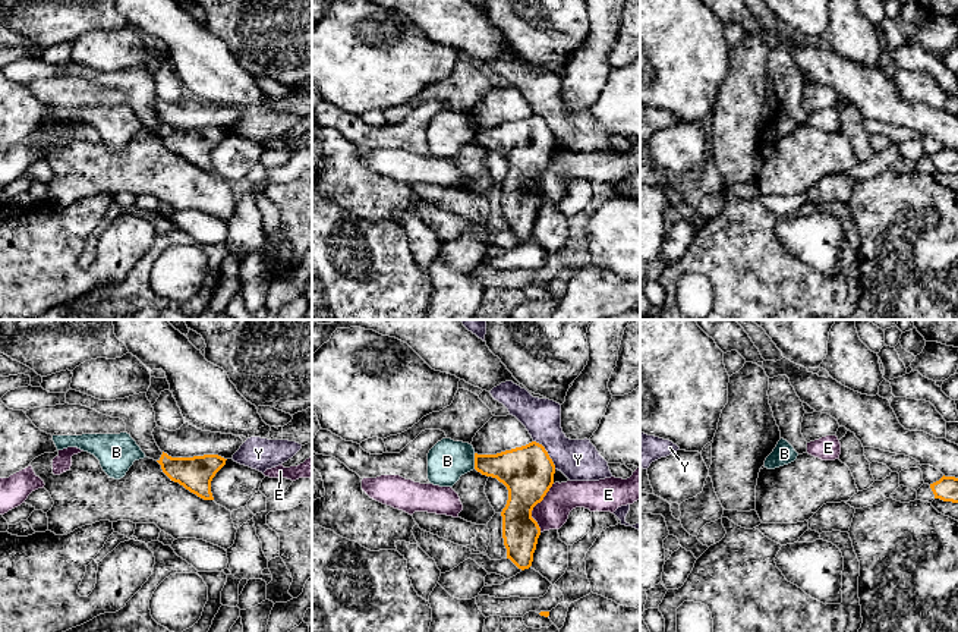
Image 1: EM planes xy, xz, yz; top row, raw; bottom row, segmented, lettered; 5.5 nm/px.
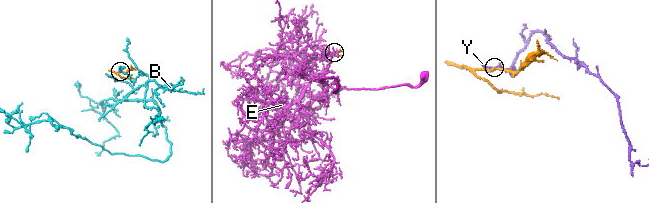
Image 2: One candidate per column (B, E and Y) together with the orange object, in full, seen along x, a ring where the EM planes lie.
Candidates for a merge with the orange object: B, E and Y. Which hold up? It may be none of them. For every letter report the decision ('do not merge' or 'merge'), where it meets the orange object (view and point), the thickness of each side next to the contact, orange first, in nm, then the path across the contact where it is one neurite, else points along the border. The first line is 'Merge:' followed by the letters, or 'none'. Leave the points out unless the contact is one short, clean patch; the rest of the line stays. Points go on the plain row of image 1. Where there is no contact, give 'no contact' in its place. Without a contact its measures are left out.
Merge: none
B: do not merge; meets orange in xz at (475, 132); 240 nm thick on the orange side, 220 nm on the other; border along xz (473, 125), (475, 140)
E: do not merge; meets orange in xz at (533, 178); 280 nm thick on the orange side, 180 nm on the other; border along xz (552, 154), (547, 166), (532, 182), (532, 189), (539, 203)
Y: do not merge; meets orange in xz at (547, 125); 280 nm thick on the orange side, 220 nm on the other; border along xz (533, 112), (544, 119), (555, 140)

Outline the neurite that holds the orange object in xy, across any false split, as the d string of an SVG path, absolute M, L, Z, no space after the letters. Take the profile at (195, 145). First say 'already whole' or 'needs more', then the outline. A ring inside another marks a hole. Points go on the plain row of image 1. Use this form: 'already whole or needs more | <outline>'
already whole | M163 123L157 133L171 153L179 154L204 172L214 172L211 164L211 153L226 136L226 132L227 131L218 126L171 129Z

